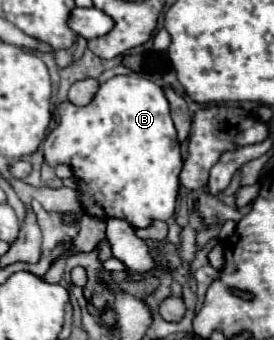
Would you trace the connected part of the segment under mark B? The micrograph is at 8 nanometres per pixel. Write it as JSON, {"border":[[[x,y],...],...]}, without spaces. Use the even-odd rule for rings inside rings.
{"border":[[[141,73],[114,76],[99,87],[95,99],[89,105],[77,107],[65,101],[57,107],[57,113],[59,125],[49,133],[43,143],[45,161],[53,167],[57,163],[65,163],[73,169],[73,175],[79,183],[85,213],[95,215],[99,219],[119,217],[131,223],[133,227],[147,227],[153,219],[167,221],[173,215],[183,159],[177,141],[177,131],[169,113],[169,103],[159,85],[155,85]]]}

